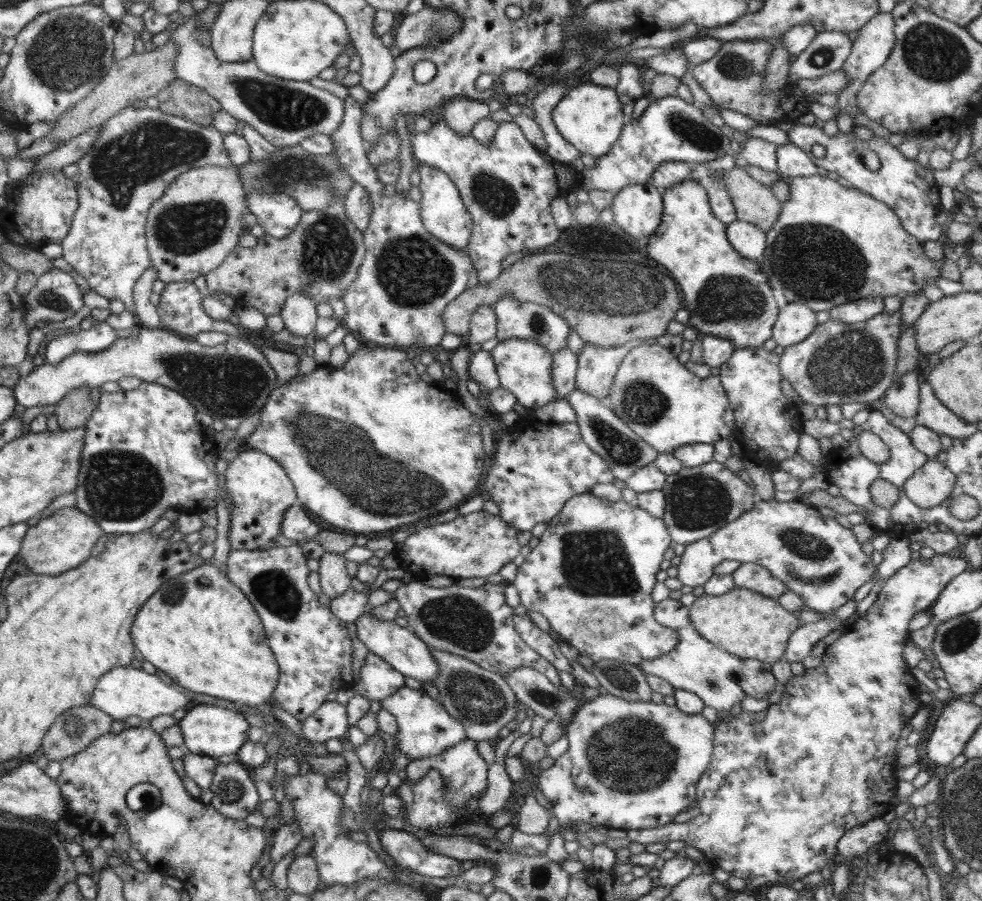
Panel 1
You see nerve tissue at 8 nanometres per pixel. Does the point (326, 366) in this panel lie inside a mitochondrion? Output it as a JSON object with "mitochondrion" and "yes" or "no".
{"mitochondrion":"no"}

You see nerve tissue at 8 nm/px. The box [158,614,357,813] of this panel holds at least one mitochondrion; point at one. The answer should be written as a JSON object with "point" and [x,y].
{"point":[229,790]}

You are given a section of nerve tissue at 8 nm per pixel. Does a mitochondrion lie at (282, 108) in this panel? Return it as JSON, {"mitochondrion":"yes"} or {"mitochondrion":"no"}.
{"mitochondrion":"yes"}

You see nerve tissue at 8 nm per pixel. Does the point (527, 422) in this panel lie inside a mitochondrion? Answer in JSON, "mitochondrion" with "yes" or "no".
{"mitochondrion":"no"}

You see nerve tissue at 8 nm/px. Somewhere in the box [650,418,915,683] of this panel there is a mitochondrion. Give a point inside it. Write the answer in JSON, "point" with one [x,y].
{"point":[698,501]}

